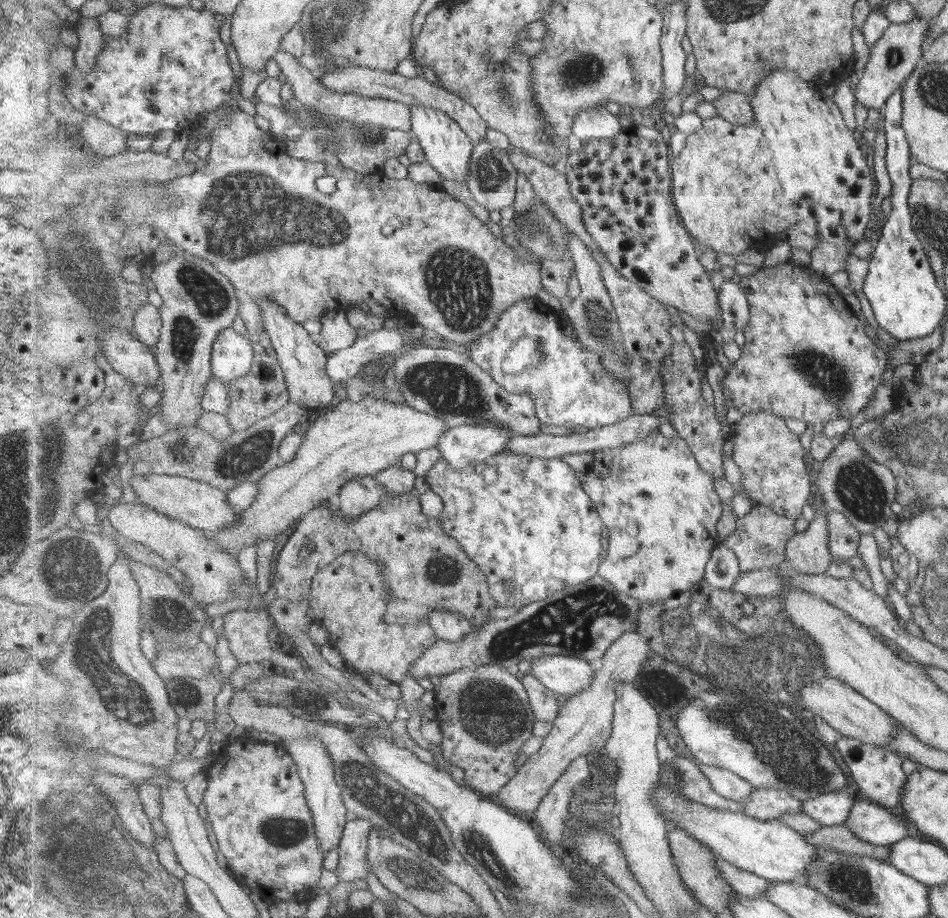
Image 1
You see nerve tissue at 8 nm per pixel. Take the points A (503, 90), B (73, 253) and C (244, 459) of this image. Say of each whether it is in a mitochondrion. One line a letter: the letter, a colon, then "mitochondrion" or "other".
A: mitochondrion
B: mitochondrion
C: mitochondrion

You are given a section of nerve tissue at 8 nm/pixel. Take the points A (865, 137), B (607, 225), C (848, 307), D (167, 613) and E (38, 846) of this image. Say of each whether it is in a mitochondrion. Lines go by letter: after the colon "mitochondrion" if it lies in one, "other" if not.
A: other
B: other
C: other
D: mitochondrion
E: mitochondrion

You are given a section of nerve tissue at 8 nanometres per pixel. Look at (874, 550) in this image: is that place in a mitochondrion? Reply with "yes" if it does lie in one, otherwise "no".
no

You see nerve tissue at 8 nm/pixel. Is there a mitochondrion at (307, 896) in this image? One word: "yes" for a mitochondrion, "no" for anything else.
no

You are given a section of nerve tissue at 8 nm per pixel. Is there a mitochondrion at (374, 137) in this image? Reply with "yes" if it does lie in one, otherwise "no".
yes

